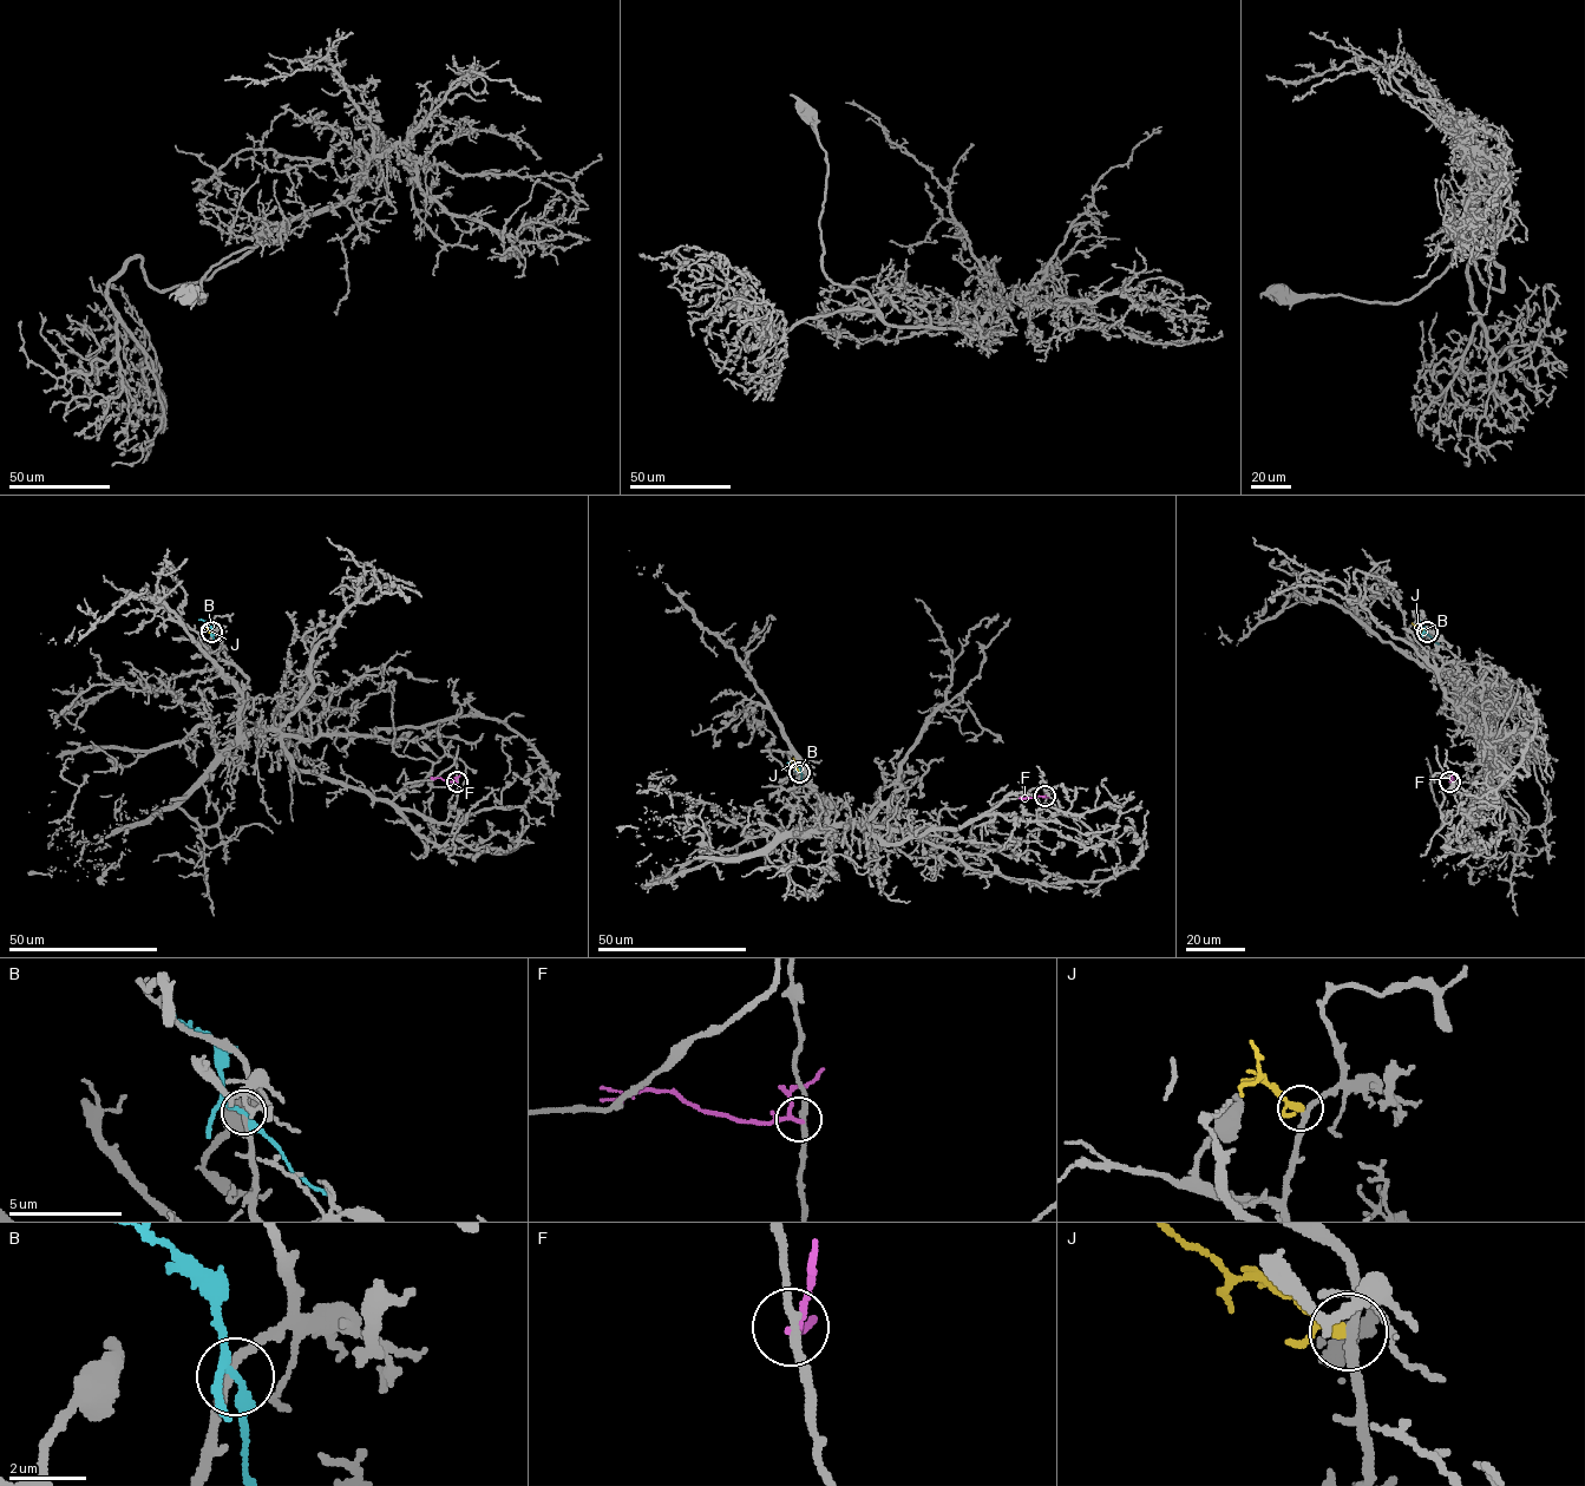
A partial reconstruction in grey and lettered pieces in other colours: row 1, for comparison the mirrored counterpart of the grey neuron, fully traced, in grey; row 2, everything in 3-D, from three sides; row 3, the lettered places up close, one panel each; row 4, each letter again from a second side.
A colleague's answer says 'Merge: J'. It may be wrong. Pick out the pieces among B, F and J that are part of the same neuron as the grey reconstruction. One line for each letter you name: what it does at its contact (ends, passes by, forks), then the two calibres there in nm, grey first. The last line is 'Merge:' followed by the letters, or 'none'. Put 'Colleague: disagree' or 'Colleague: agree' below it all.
J: It passes by. Thickness 240 nm (grey) against 240 nm
Merge: J
Colleague: agree

